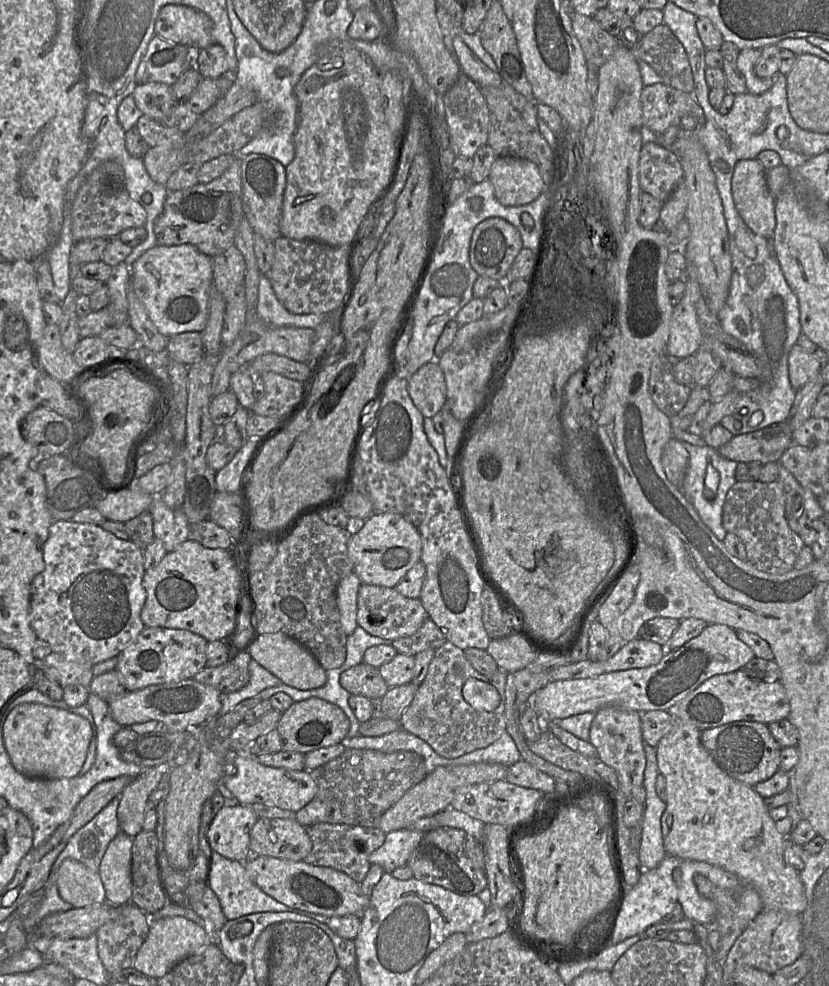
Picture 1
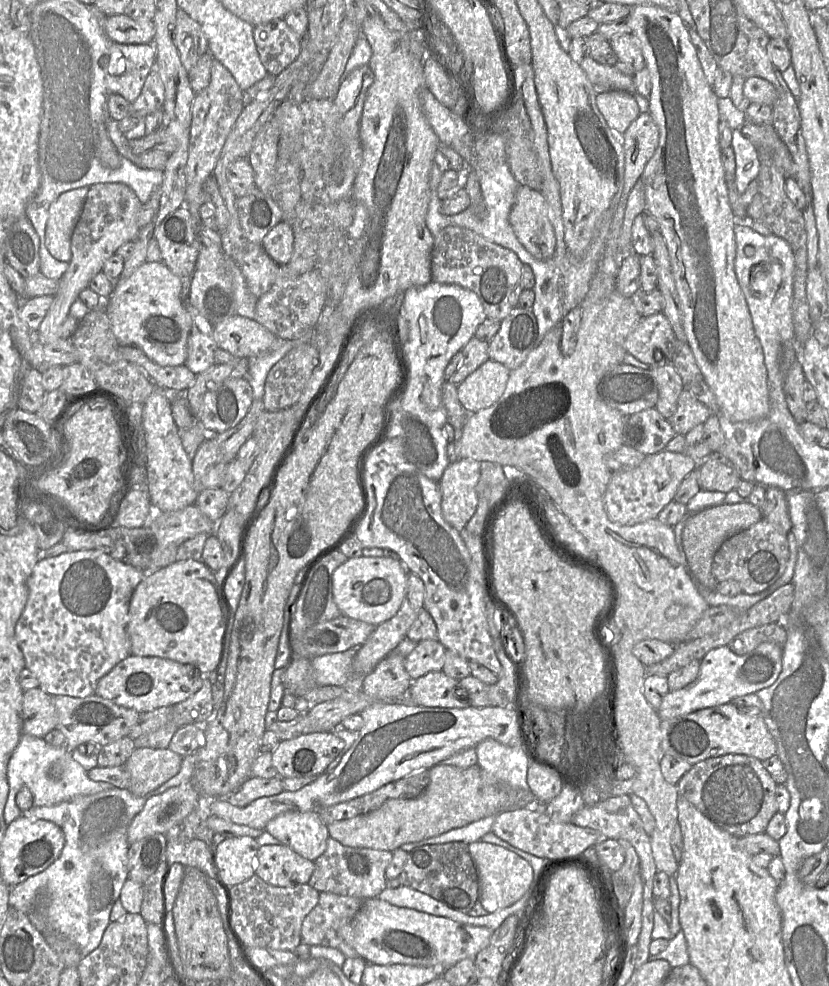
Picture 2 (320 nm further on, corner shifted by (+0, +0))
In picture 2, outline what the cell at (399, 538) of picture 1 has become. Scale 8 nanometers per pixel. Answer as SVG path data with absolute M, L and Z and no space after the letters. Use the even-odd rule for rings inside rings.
M398 557L347 558L333 573L333 599L341 615L377 626L393 617L406 594L408 570Z

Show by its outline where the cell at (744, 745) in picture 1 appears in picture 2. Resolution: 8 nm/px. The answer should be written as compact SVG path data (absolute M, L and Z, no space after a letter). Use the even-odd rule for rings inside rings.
M727 754L698 762L677 787L679 794L711 822L736 837L766 832L771 818L778 812L777 783L762 761L752 756Z

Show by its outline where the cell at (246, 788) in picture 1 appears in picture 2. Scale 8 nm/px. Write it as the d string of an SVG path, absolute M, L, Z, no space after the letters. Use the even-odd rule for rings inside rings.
M315 811L280 814L264 830L313 862L325 852L330 837L326 824Z

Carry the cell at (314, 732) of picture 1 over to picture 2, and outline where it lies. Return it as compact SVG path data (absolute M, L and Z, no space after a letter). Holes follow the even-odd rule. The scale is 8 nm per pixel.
M314 732L289 740L280 740L272 753L273 766L282 778L314 778L326 772L329 764L344 748L344 741L333 732Z

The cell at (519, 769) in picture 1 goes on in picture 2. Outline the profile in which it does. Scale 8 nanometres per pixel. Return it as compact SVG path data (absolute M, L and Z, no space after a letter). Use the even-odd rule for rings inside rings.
M612 795L602 799L594 805L584 805L572 817L571 823L587 827L599 831L606 837L614 840L624 839L632 844L640 860L641 879L643 884L643 908L642 908L642 926L638 941L638 950L635 960L635 969L640 968L643 964L651 960L650 944L652 939L652 931L654 927L654 896L653 882L657 867L653 857L651 838L646 833L642 820L634 809L629 795Z

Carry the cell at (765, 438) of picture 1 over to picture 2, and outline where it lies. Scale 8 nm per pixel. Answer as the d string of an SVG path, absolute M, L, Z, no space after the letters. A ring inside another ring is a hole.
M712 452L698 463L697 479L700 489L727 493L742 480L732 462L720 452Z

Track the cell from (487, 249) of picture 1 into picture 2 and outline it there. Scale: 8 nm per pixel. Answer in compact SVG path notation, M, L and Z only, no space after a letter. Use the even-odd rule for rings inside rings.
M448 226L434 237L431 259L432 281L441 284L454 284L473 291L480 299L487 318L502 321L518 306L522 292L523 263L511 250L486 240L470 229L459 226Z

